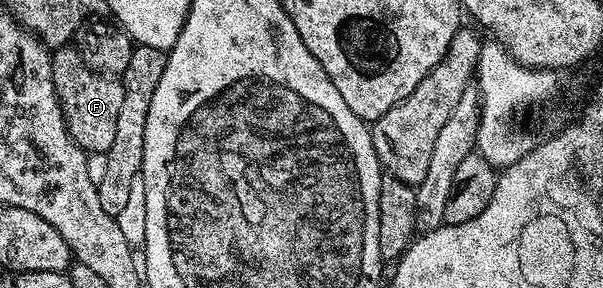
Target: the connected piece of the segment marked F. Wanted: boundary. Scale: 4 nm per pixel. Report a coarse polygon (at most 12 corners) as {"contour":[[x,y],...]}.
{"contour":[[73,46],[49,61],[69,136],[108,152],[125,87]]}

